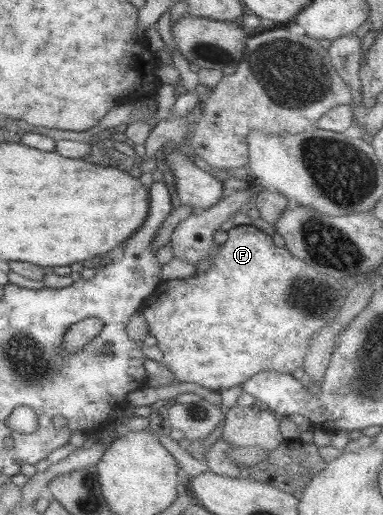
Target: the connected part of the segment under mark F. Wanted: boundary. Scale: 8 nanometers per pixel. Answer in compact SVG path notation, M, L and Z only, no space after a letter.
M236 225L228 230L228 240L221 245L218 254L213 258L213 264L207 272L195 274L193 277L160 281L149 298L142 304L140 314L146 319L149 334L155 335L157 345L164 355L164 365L174 374L179 382L195 382L212 390L222 391L245 383L252 375L262 371L278 371L278 373L292 374L296 369L303 368L306 354L310 348L310 337L318 329L322 329L336 319L340 313L340 307L346 300L349 289L340 280L320 274L310 264L299 260L286 247L278 247L272 241L272 237L253 225Z

